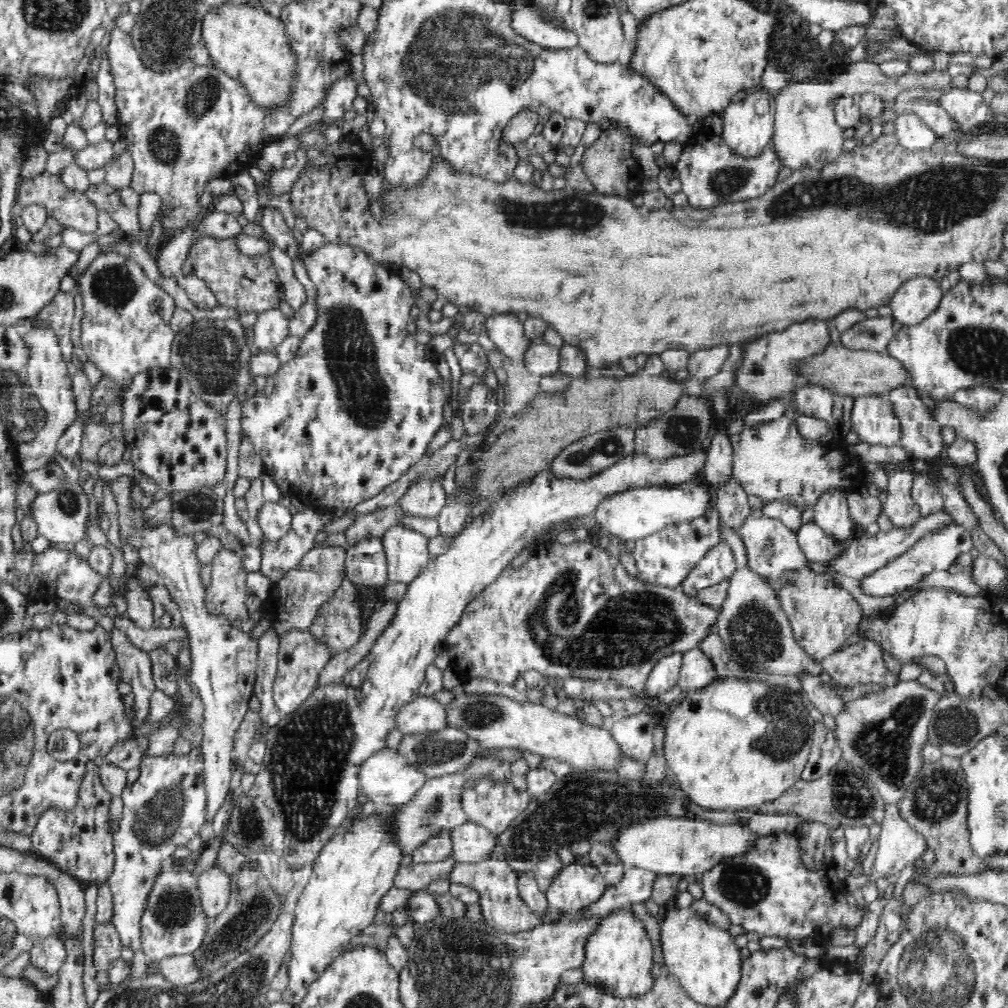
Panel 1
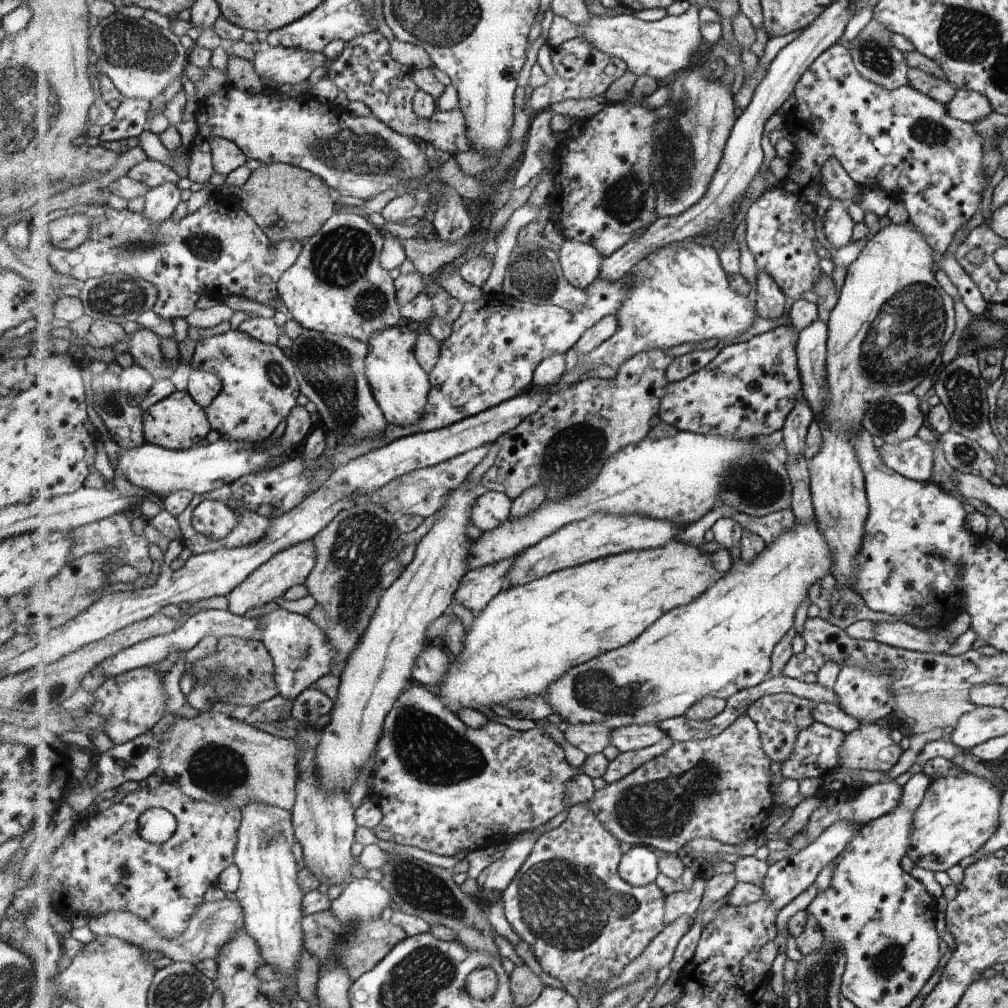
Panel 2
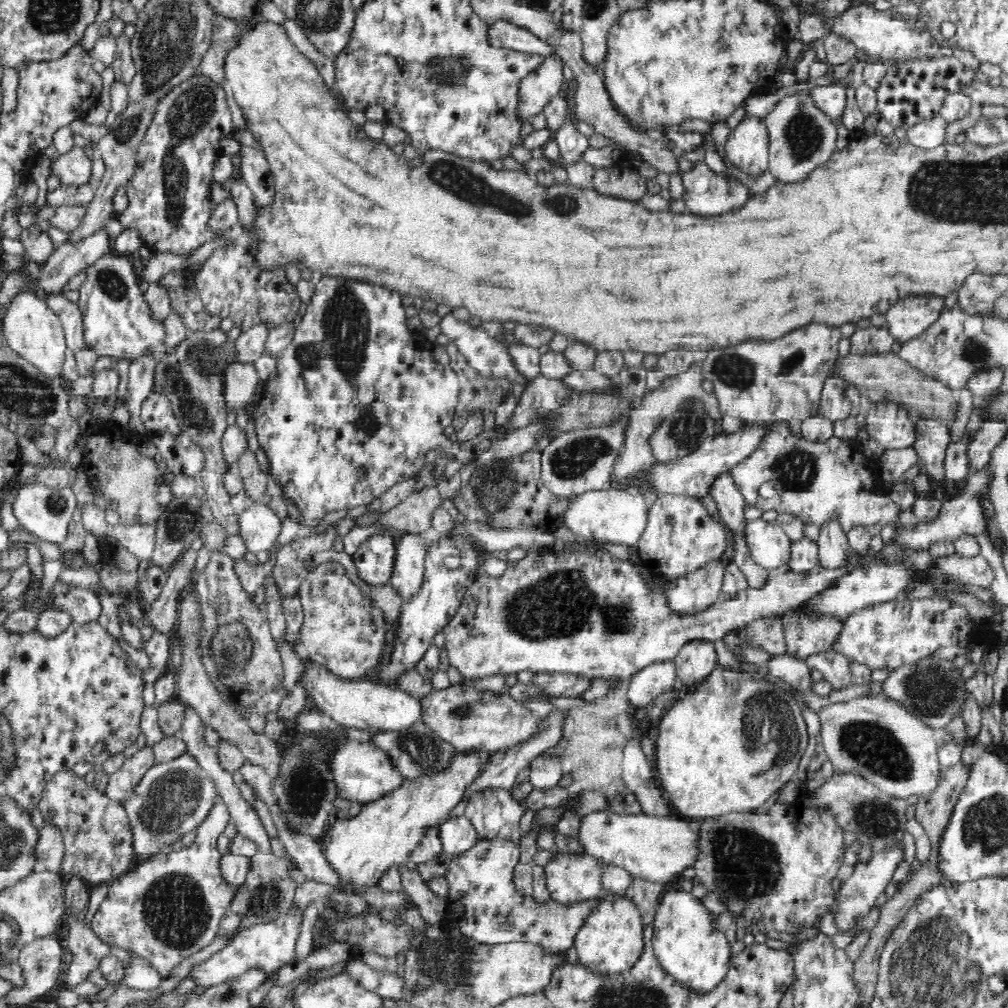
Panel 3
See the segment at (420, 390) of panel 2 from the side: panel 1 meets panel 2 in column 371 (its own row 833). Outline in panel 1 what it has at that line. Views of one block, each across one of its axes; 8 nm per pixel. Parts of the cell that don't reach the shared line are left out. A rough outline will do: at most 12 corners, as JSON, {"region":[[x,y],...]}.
{"region":[[355,815],[296,902],[285,1003],[374,922],[402,853]]}

